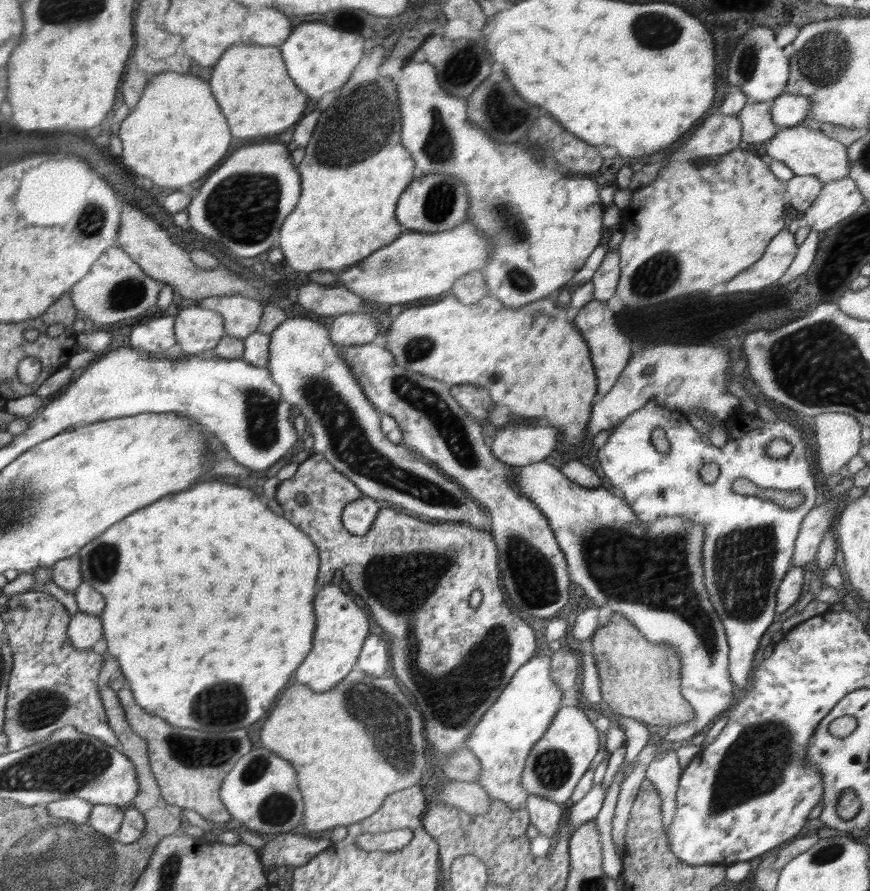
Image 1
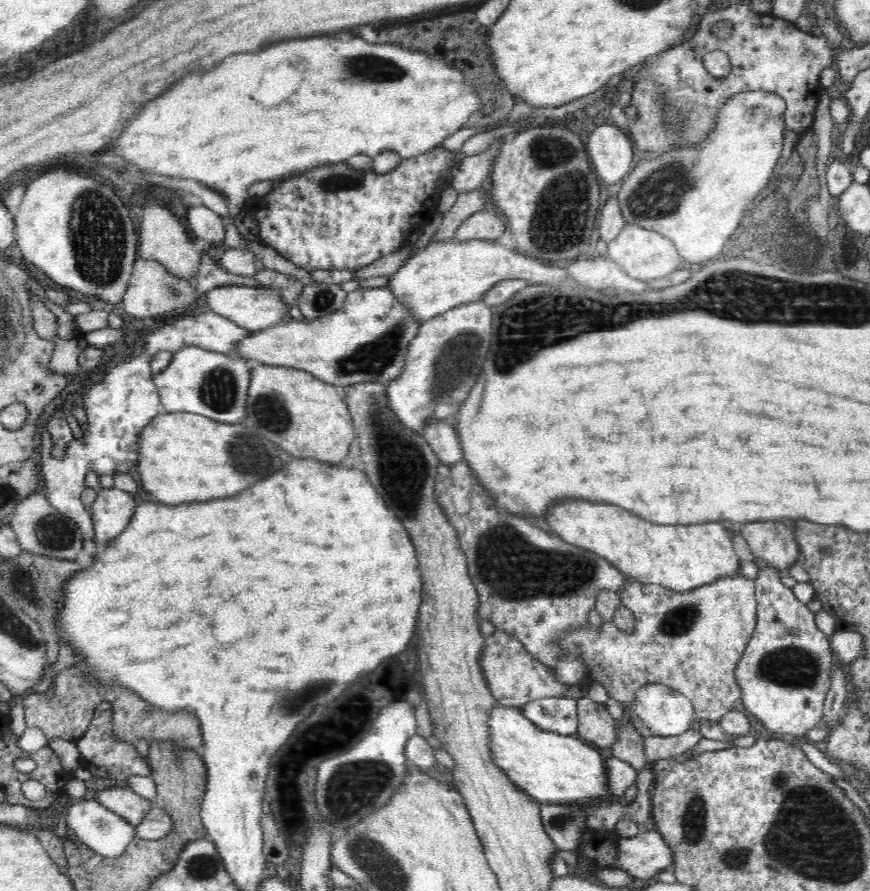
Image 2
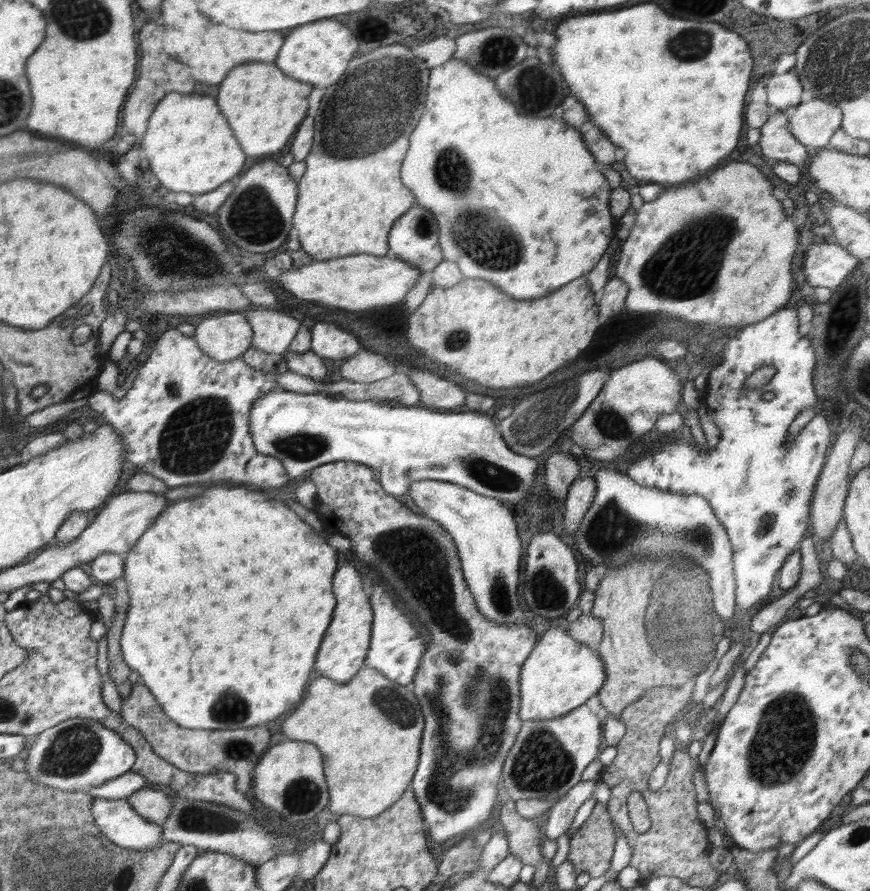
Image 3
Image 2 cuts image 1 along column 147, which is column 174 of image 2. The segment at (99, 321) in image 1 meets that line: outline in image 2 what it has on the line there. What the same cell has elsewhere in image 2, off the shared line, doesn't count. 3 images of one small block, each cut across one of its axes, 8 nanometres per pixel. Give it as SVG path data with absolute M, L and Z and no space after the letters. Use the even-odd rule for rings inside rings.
M138 258L134 263L133 271L128 281L128 290L122 300L122 308L126 313L138 319L166 314L179 308L184 310L184 308L198 302L199 296L197 296L197 291L195 290L197 284L196 276L183 279L179 275L170 273L161 262Z

